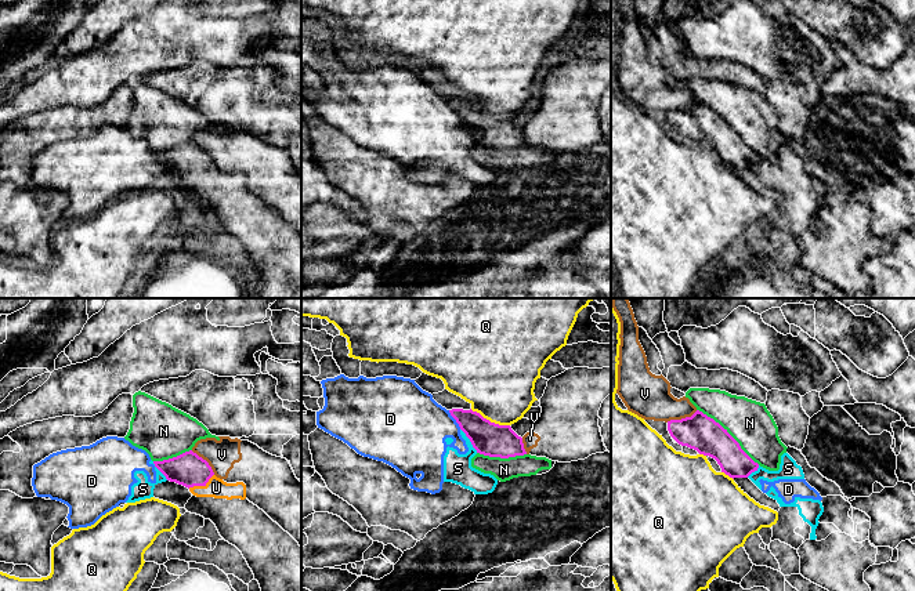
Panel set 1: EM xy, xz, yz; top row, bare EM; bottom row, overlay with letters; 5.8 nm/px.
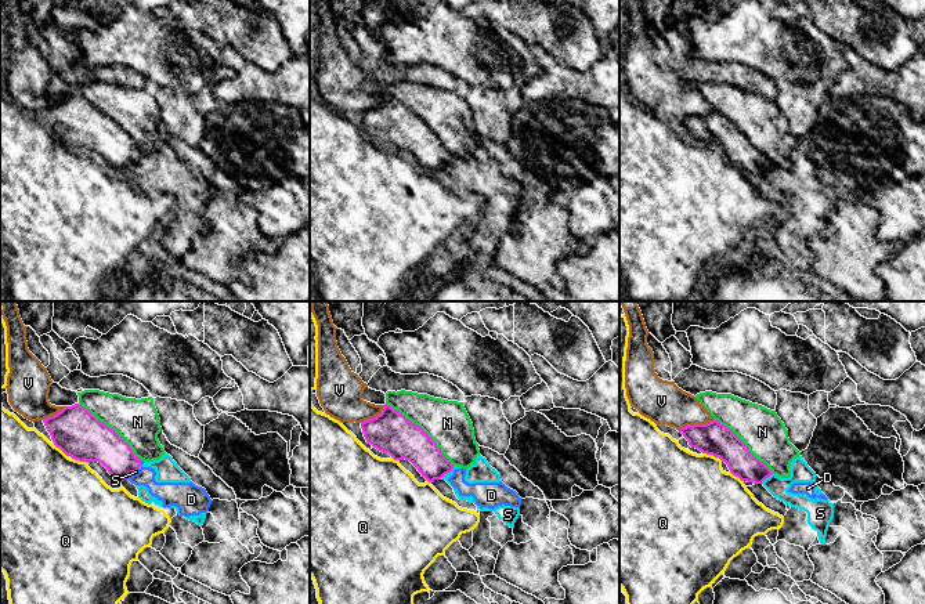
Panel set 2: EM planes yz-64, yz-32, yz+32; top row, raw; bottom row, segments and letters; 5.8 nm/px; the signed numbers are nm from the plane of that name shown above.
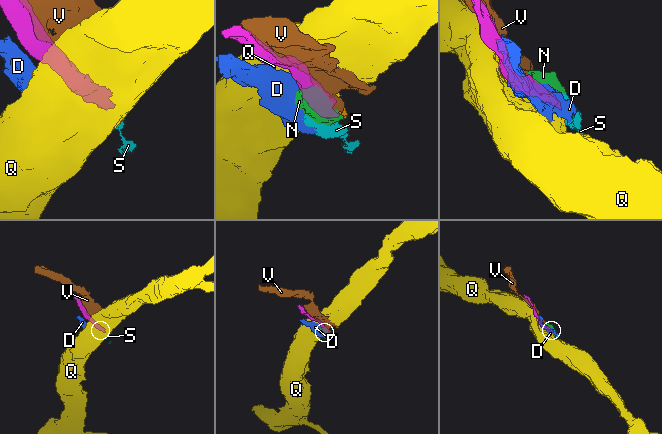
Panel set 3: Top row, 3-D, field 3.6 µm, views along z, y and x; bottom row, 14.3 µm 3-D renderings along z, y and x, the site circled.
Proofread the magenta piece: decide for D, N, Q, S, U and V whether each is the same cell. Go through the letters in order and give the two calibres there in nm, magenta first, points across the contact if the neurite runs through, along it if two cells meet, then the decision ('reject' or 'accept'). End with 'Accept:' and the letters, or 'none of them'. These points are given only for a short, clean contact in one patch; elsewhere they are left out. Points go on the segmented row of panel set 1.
D: 190/400 nm | reject
N: 200/260 nm | reject
Q: 190/440 nm | reject
S: 190/160 nm | along xz (460, 428), (477, 452) | reject
U: 200/120 nm | across xy (190, 470), (201, 485), (216, 488) | accept
V: 200/260 nm | reject
Accept: U

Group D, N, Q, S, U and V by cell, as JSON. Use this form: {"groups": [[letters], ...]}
{"groups": [["D", "S"], ["N"], ["Q"], ["U"], ["V"]]}

